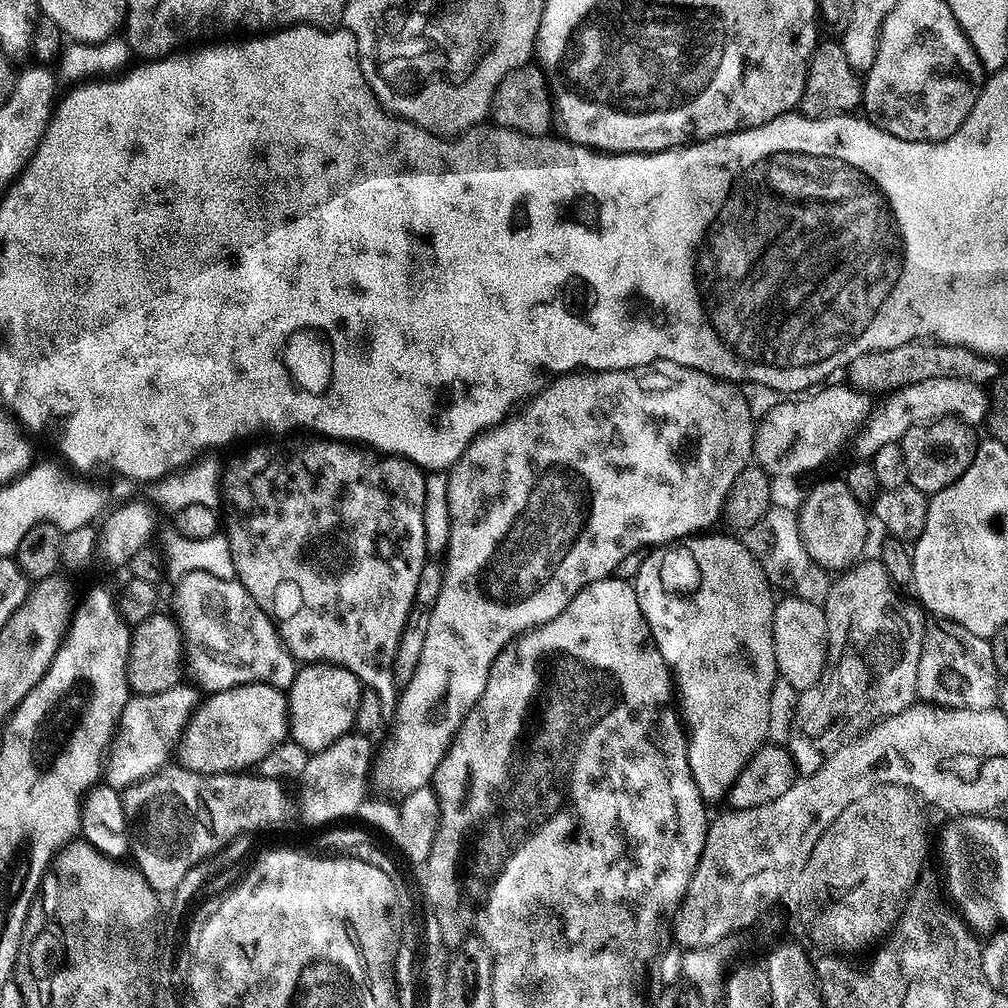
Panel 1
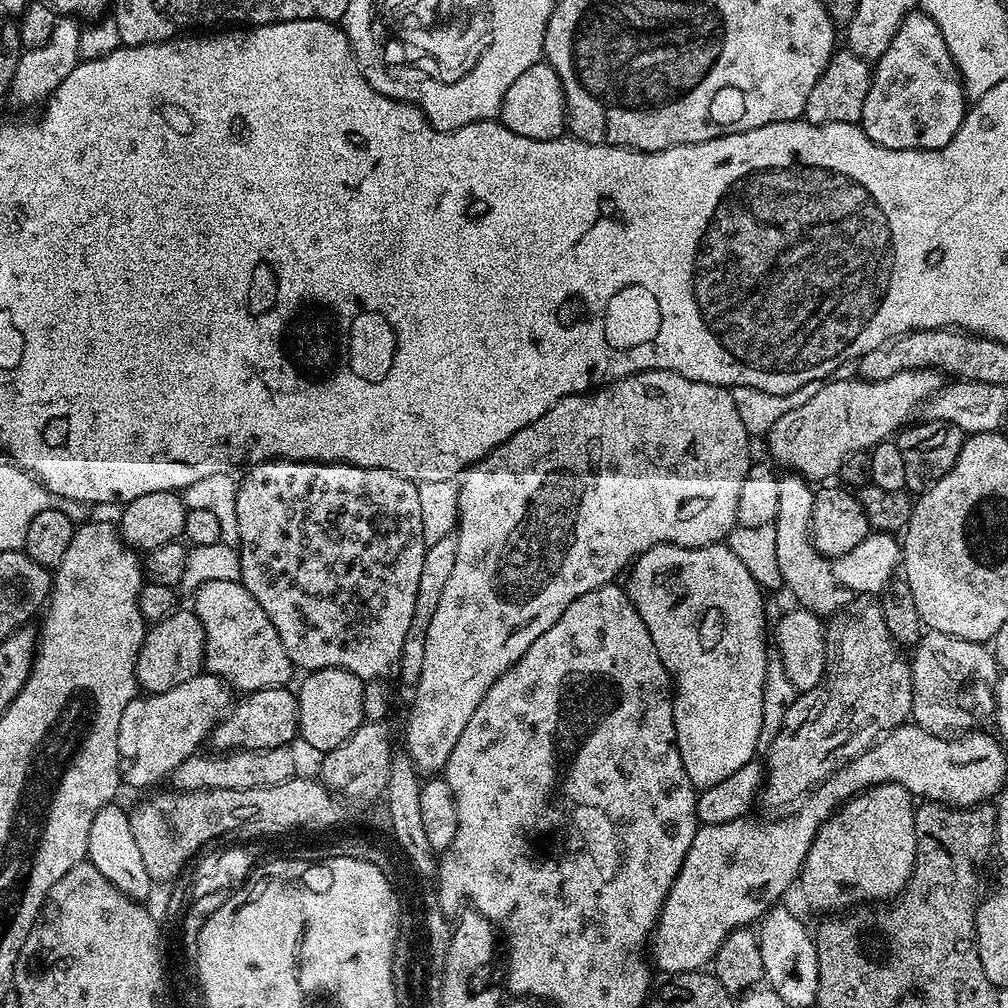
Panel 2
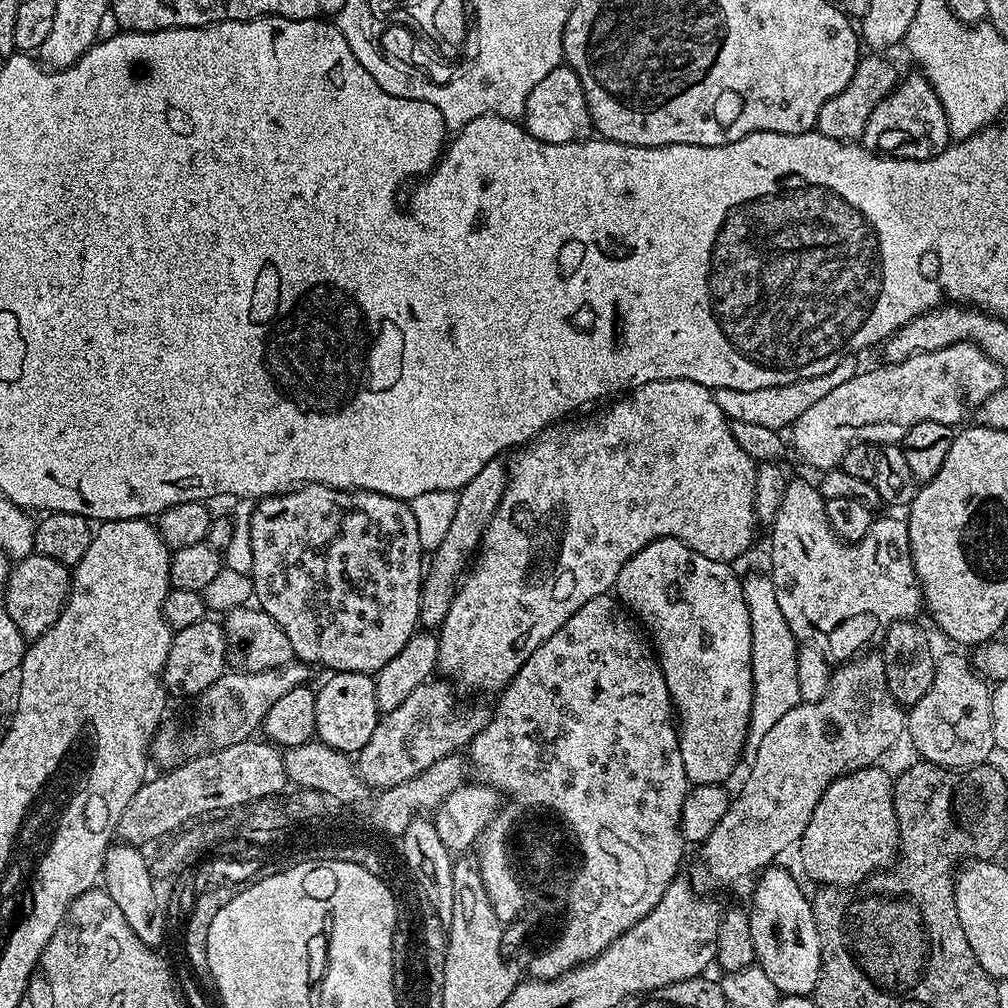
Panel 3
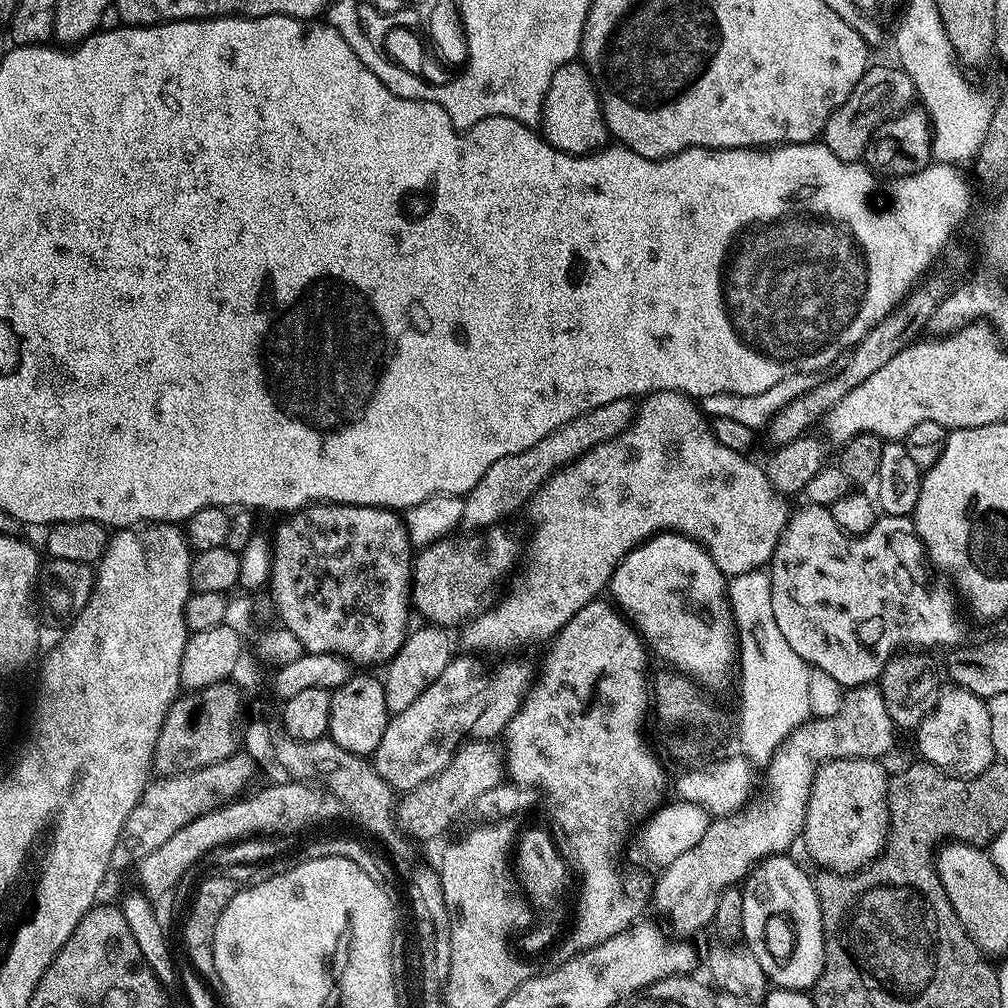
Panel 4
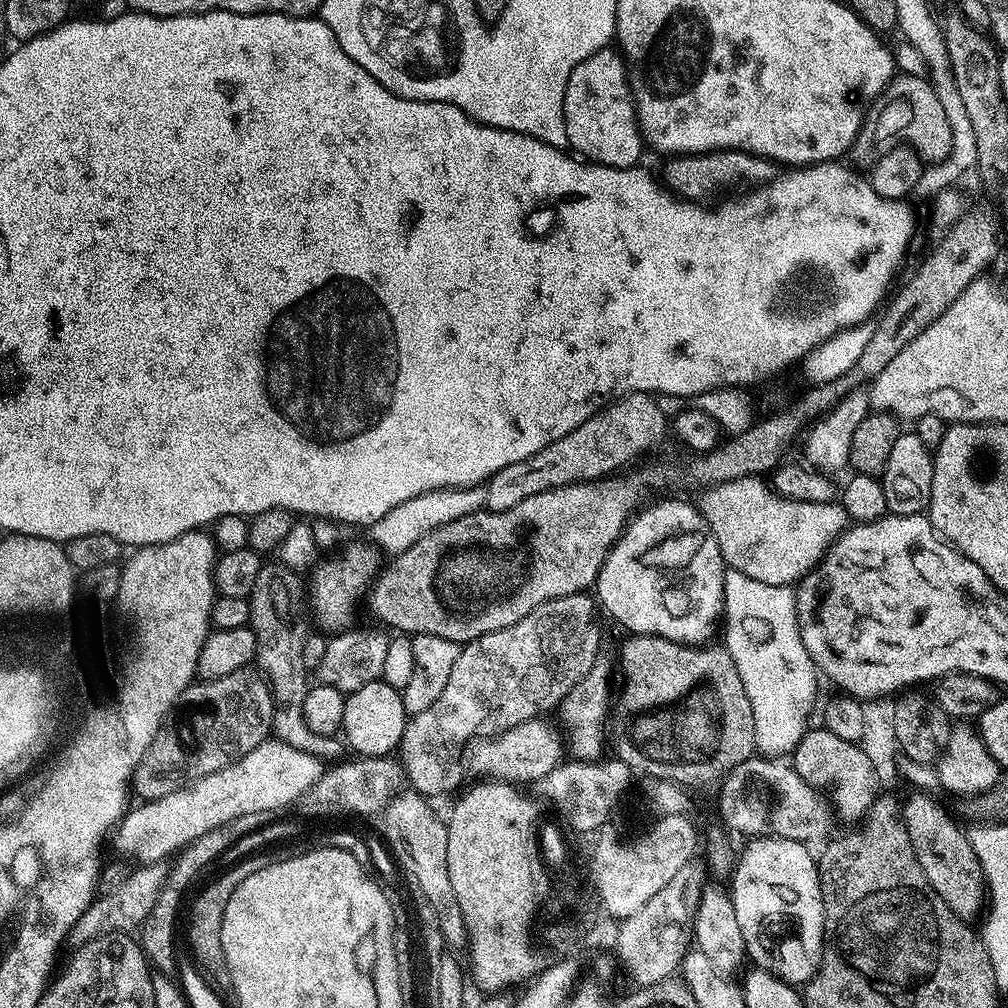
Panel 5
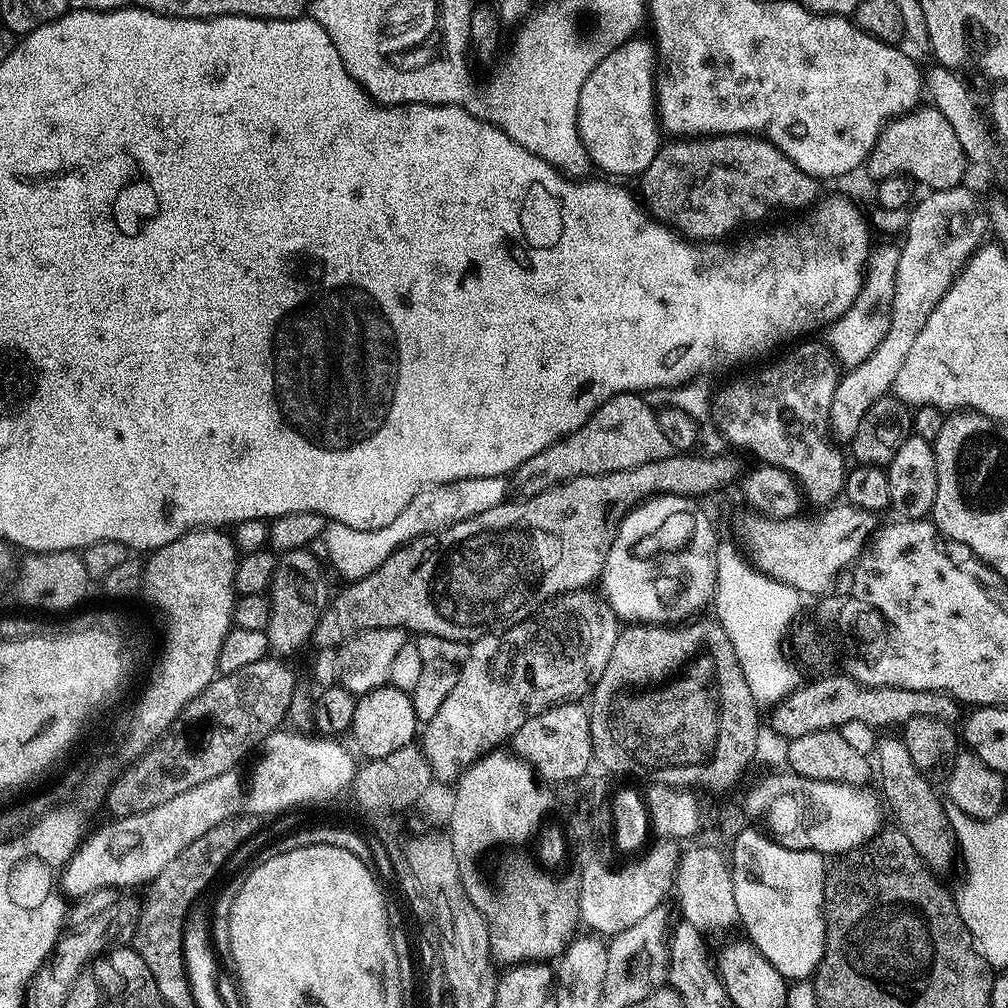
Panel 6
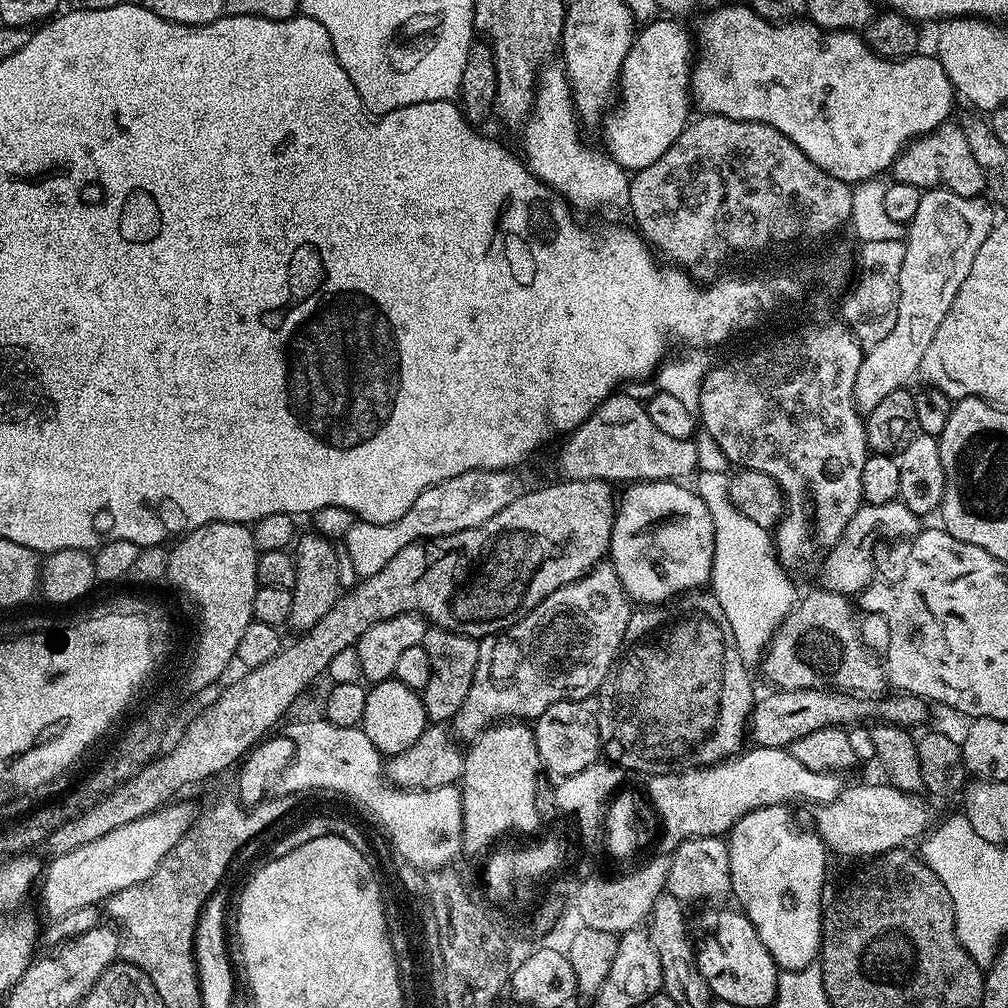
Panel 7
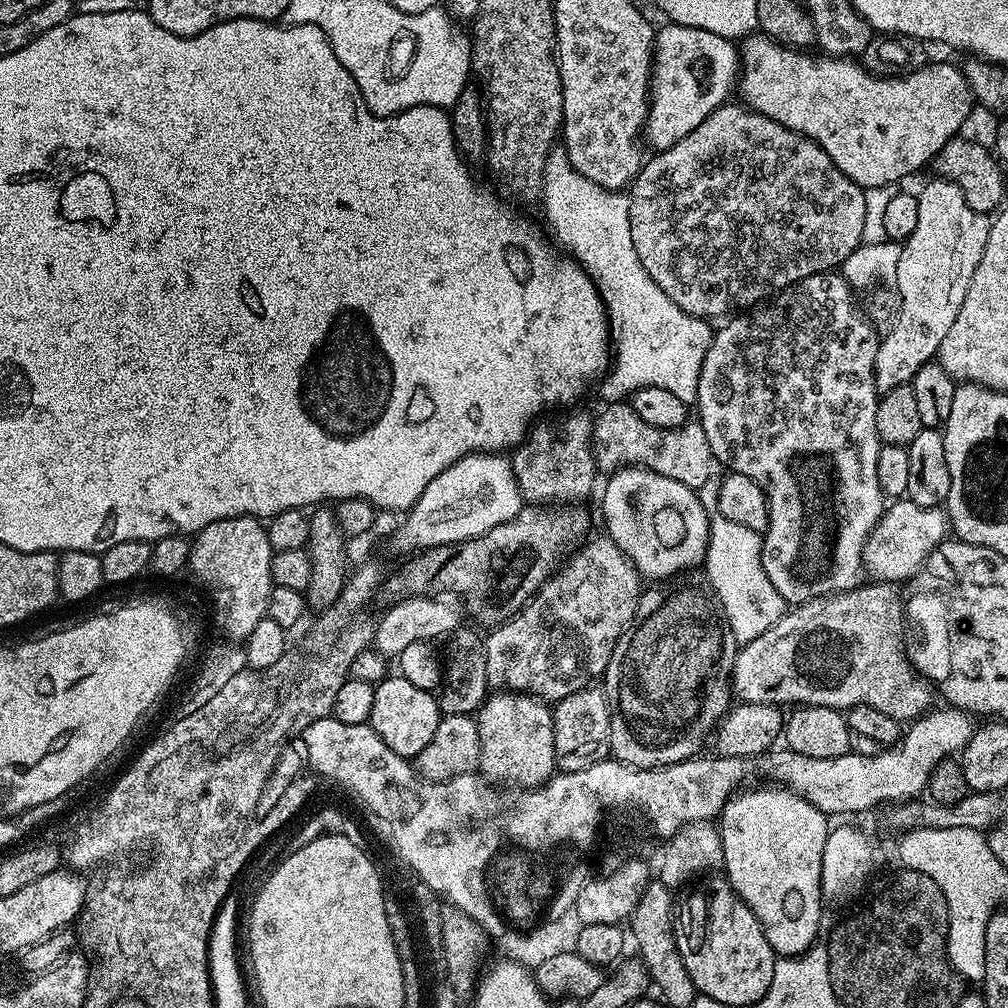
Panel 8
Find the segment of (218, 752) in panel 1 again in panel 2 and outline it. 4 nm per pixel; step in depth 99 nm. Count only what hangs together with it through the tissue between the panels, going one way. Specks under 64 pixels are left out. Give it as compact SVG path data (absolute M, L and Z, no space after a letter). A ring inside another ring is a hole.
M291 687L258 689L243 698L237 699L213 728L210 737L210 744L216 747L213 749L224 754L237 749L268 749L291 745L292 739L297 739L300 719L296 692Z

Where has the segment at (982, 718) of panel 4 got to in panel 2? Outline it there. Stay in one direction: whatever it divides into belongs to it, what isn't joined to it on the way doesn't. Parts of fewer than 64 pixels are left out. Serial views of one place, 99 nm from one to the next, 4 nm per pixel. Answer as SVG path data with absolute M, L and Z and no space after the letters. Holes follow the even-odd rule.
M925 631L920 643L915 645L916 657L911 657L912 666L912 715L911 719L926 731L936 736L963 734L981 727L984 719L996 711L996 681L998 665L991 651L984 644L975 644L969 640L959 640L950 634Z

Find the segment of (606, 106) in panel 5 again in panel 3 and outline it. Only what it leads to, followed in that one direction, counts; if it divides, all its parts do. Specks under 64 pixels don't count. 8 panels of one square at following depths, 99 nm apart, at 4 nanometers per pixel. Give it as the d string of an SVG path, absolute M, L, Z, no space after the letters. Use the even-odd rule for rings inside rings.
M567 66L550 70L550 74L546 74L546 78L542 78L534 90L530 90L522 123L529 134L547 144L574 144L578 140L589 139L593 131L592 119L578 74Z

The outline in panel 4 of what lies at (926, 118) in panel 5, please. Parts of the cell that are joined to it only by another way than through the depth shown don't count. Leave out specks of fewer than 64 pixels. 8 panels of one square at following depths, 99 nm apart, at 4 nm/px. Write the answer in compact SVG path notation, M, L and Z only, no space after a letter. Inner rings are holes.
M873 63L862 74L858 86L854 86L850 98L846 98L846 102L838 106L838 110L834 110L824 124L822 143L828 147L830 154L834 154L834 158L842 158L842 162L859 161L867 153L876 129L882 127L885 120L892 120L901 112L909 111L916 99L914 82L903 68Z

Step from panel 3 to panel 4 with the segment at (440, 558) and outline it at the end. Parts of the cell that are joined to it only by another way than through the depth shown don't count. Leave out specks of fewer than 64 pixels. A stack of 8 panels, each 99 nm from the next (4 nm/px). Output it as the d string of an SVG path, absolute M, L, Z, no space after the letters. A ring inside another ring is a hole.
M629 398L618 402L606 402L606 406L598 406L577 420L564 424L551 436L542 438L534 446L522 450L518 454L510 454L498 458L486 474L464 496L463 523L472 530L483 530L489 526L501 523L503 516L511 514L515 508L531 501L555 472L572 464L573 461L585 456L594 446L607 440L613 440L631 427L638 413L638 404L635 399Z

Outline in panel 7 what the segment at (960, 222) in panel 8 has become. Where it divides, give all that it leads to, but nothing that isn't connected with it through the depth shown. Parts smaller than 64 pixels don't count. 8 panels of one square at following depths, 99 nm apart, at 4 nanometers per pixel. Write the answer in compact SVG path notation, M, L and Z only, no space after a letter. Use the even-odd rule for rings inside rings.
M944 188L925 191L918 202L918 210L914 210L914 218L906 225L908 236L904 240L906 258L902 258L902 274L900 275L900 297L898 298L898 322L894 322L894 330L882 338L882 342L871 345L864 353L862 366L858 366L858 378L854 382L854 398L861 413L867 414L886 398L886 394L894 394L894 390L905 387L911 376L920 371L922 354L930 347L930 342L938 334L938 326L946 318L950 306L954 306L954 298L958 298L958 290L962 282L966 282L966 274L970 274L970 266L974 266L974 258L982 242L986 242L986 234L990 234L994 217L993 205L987 199L975 196L959 196Z

